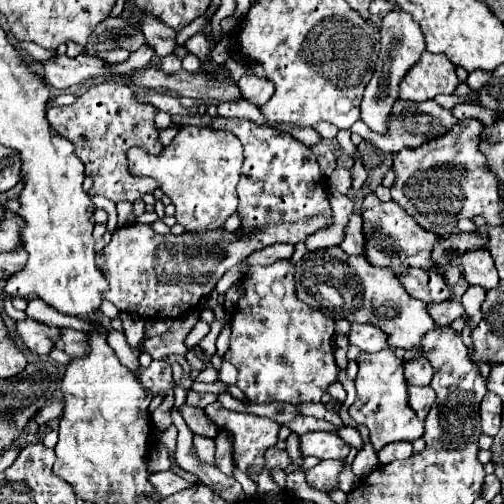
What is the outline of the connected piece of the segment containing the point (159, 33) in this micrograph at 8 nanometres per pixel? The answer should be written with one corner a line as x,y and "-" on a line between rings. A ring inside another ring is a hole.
146,16
142,20
142,32
144,32
144,38
146,38
146,46
150,46
160,58
173,54
177,48
176,32
172,28
164,26
162,22
158,22
156,18

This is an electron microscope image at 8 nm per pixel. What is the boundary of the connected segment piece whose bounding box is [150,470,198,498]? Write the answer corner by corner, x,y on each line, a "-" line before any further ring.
166,470
166,472
154,472
150,476
150,482
154,484
154,488
160,492
160,496
172,496
176,492
182,492
190,486
198,486
198,484
192,484
188,480
184,480
182,476
178,476
174,470

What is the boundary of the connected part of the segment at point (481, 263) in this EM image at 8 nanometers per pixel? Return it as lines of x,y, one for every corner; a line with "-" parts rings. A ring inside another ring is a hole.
472,250
462,256
462,272
468,284
482,286
486,290
496,288
498,272
488,250

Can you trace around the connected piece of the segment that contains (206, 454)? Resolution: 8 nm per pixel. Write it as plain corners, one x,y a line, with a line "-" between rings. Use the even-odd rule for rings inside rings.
194,436
194,448
200,462
214,462
214,440
208,440
204,436

